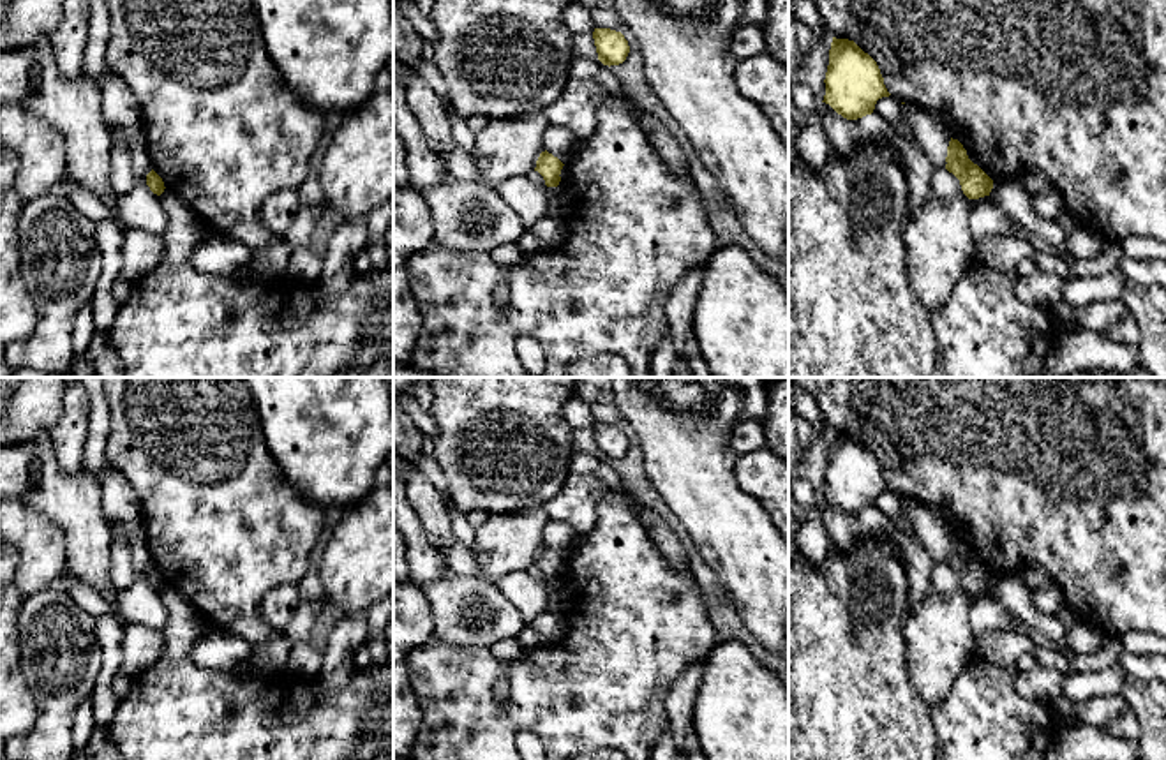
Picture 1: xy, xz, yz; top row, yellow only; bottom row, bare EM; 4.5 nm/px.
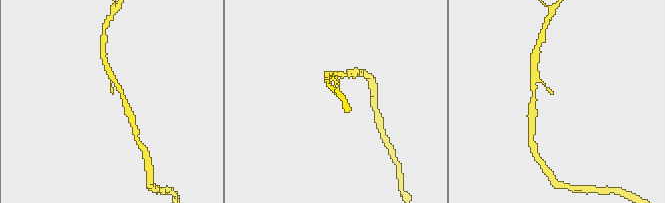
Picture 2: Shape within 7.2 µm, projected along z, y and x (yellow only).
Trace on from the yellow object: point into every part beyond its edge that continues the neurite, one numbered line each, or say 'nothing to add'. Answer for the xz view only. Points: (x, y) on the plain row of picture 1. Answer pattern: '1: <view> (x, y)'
nothing to add

